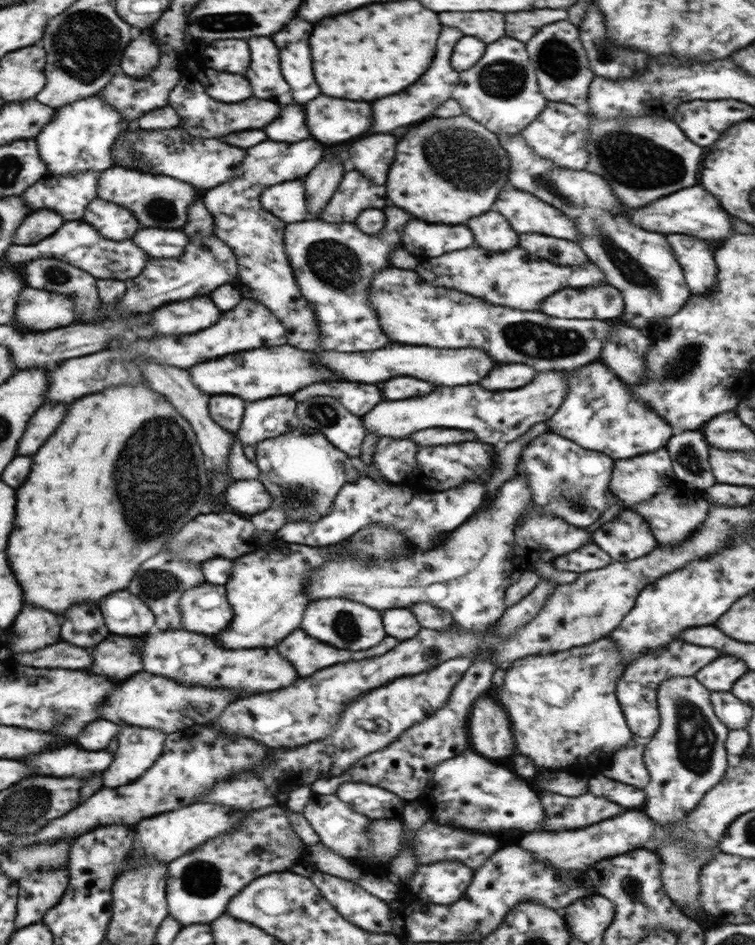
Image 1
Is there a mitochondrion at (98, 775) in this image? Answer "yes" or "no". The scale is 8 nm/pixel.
no

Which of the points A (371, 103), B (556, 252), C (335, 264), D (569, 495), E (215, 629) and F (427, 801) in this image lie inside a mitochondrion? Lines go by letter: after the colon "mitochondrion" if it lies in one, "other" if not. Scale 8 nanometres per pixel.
A: other
B: mitochondrion
C: mitochondrion
D: mitochondrion
E: other
F: other

